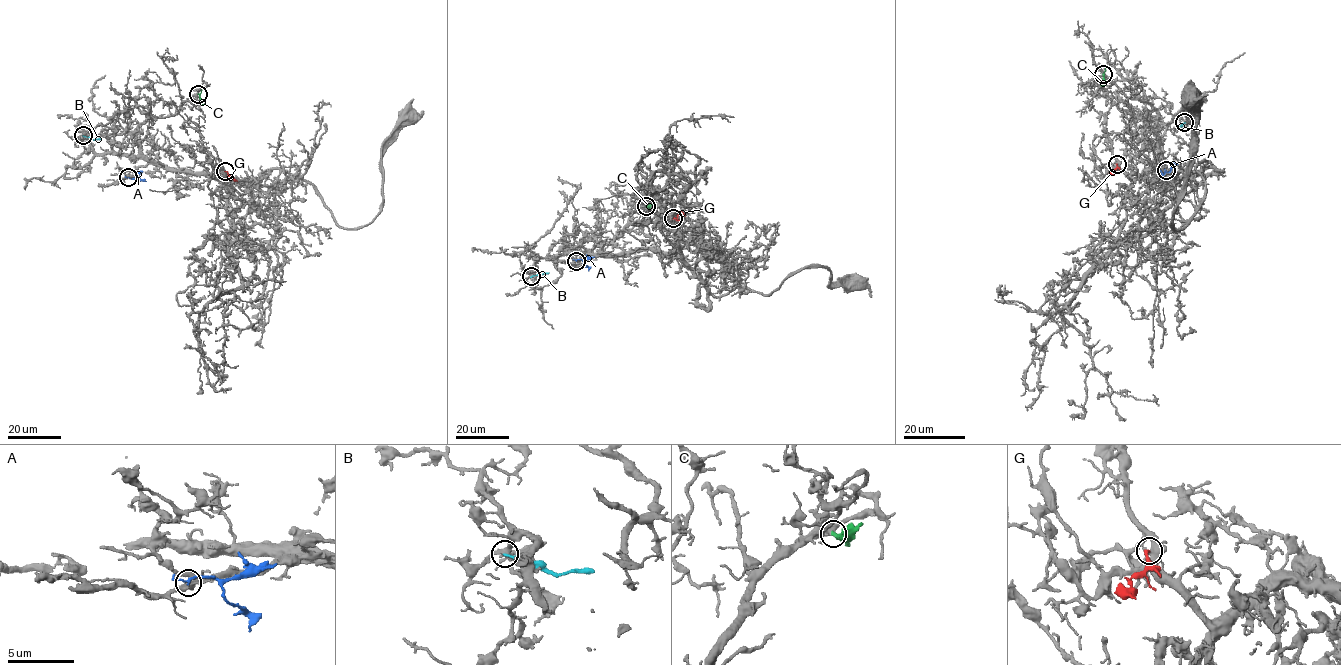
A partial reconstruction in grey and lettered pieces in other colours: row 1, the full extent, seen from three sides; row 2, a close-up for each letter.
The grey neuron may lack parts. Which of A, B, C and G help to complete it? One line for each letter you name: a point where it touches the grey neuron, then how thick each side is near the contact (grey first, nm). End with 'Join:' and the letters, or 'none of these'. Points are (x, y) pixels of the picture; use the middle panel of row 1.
A: Touches grey at (576, 261). Thickness 260 nm (grey) against 160 nm
G: Touches grey at (673, 218). Thickness 400 nm (grey) against 220 nm
Join: A, G

